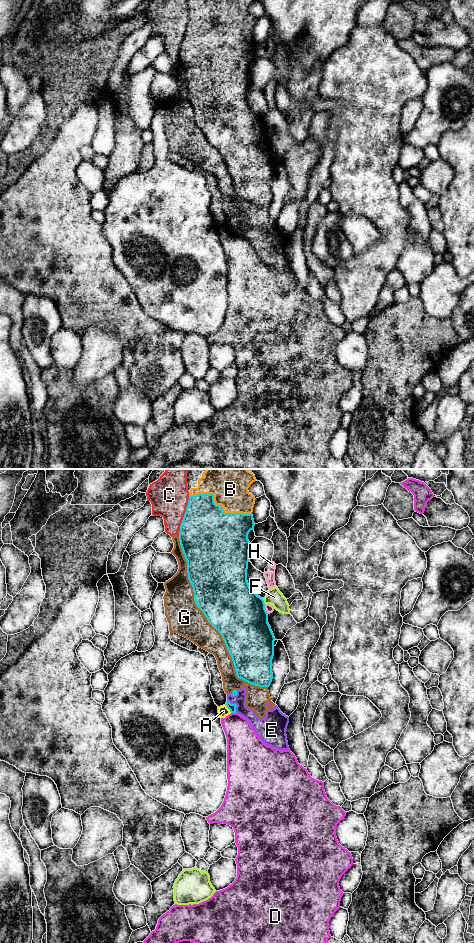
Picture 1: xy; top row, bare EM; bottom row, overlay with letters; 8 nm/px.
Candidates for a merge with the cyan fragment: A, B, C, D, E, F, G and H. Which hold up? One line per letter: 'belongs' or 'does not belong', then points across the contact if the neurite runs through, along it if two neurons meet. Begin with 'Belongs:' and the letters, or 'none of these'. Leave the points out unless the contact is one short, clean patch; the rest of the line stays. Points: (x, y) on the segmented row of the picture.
Belongs: B
A: does not belong | along xy (225, 704), (231, 712)
B: belongs
C: does not belong
D: does not belong
E: does not belong
F: does not belong
G: does not belong
H: does not belong

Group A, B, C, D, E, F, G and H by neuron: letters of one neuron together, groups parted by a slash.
A / B / C E G / D / F / H

